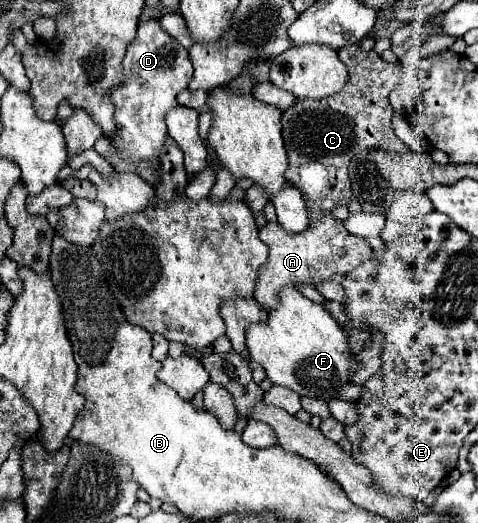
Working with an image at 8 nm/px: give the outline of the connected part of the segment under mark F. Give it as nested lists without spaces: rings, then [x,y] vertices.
[[[294,287],[280,291],[278,307],[268,313],[264,323],[248,325],[246,347],[250,359],[264,367],[272,383],[292,389],[298,395],[338,391],[358,367],[354,355],[348,351],[344,329],[330,317],[324,305],[306,299]]]

